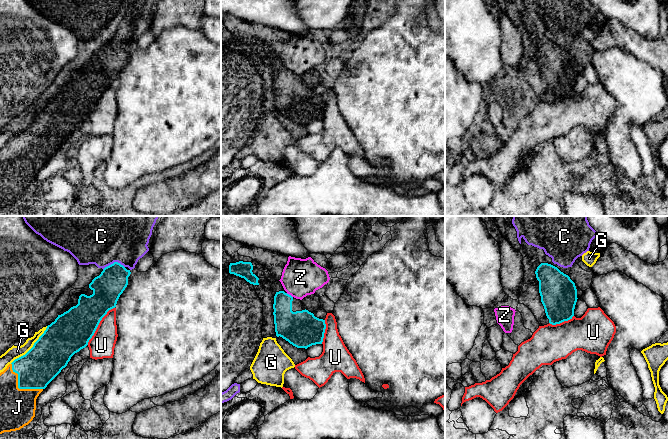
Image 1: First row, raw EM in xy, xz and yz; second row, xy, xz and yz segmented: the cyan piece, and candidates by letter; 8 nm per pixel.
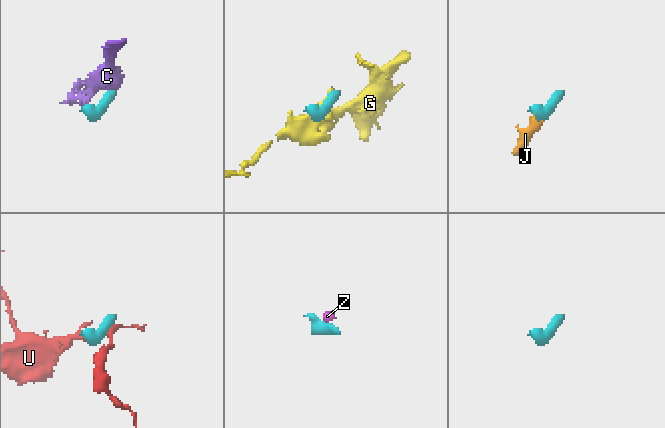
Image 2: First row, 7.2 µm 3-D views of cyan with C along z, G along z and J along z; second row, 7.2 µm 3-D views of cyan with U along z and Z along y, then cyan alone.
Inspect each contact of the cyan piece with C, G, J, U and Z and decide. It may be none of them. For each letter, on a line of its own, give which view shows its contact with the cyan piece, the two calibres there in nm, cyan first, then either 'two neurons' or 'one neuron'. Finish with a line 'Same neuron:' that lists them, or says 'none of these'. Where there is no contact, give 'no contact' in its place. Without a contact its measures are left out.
C: xy | 240/340 nm | one neuron
G: xy | 300/100 nm | two neurons
J: xy | 300/280 nm | one neuron
U: xy | 320/200 nm | two neurons
Z: xz | 240/300 nm | two neurons
Same neuron: C, J

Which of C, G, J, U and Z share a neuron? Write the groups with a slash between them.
C J / G / U / Z

